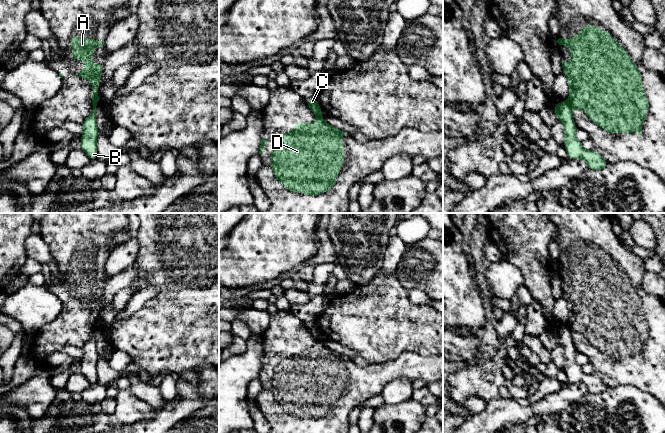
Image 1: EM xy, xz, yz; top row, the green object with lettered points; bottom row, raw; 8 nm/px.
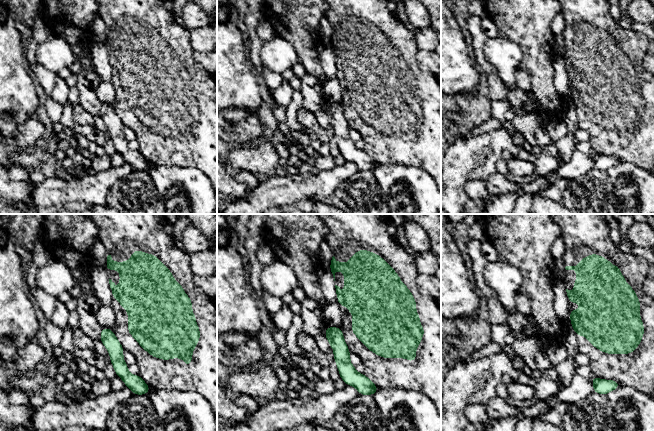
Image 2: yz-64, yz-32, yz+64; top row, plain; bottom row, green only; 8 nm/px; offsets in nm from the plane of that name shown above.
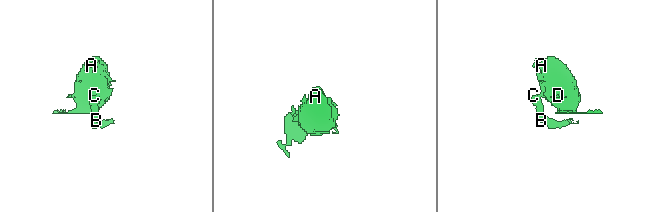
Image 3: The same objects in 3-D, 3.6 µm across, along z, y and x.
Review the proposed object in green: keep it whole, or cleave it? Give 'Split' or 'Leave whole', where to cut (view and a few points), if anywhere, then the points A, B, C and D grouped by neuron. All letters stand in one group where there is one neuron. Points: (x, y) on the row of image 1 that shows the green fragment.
Split. Split along yz (567, 101), (571, 107). Groups: A D / B C

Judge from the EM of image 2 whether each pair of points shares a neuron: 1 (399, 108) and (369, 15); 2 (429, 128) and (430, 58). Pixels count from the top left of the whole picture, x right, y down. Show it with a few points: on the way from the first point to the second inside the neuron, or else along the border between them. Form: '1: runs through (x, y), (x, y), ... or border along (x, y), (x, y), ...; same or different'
1: runs through (382, 85), (369, 38); same
2: border along (417, 51), (418, 65), (430, 72); different

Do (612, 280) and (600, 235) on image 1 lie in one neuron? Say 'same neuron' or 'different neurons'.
same neuron

